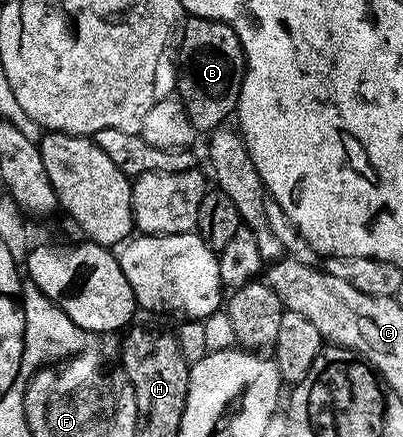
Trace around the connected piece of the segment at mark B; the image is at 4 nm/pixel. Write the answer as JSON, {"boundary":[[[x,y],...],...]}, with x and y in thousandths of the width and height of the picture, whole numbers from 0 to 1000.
{"boundary":[[[464,41],[452,71],[447,169],[437,181],[439,215],[476,268],[484,302],[529,304],[591,249],[591,224],[610,165],[610,124],[586,76],[561,53],[524,43]]]}

